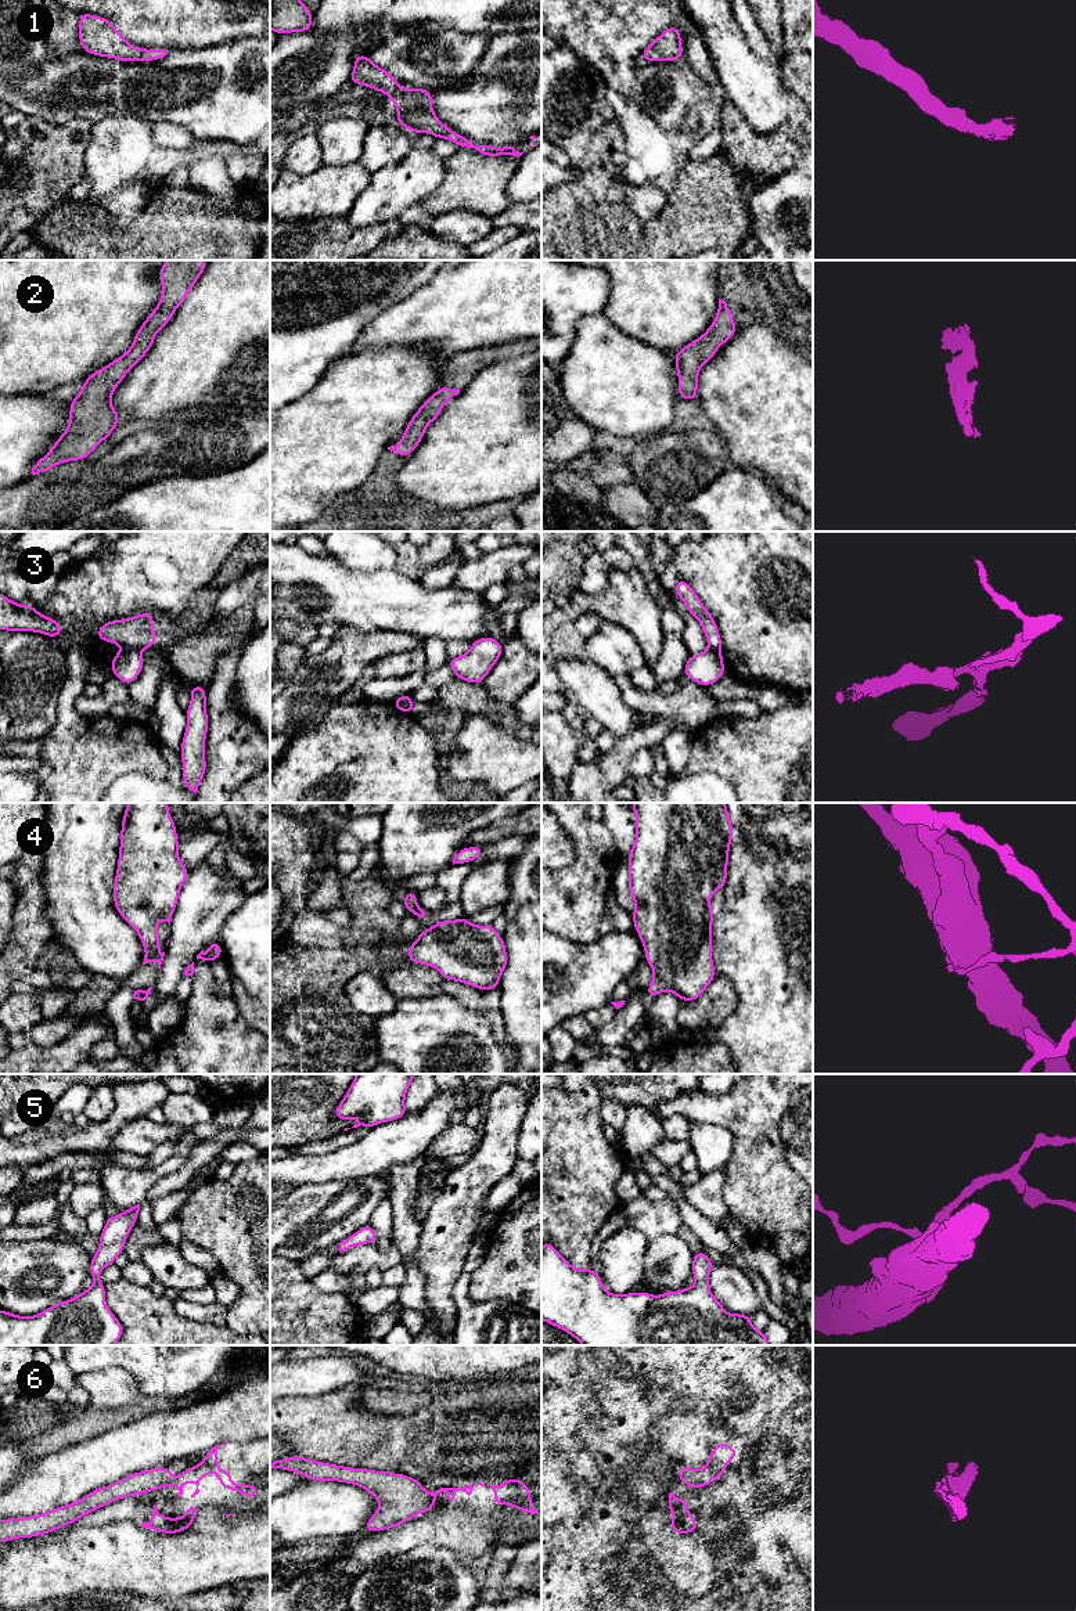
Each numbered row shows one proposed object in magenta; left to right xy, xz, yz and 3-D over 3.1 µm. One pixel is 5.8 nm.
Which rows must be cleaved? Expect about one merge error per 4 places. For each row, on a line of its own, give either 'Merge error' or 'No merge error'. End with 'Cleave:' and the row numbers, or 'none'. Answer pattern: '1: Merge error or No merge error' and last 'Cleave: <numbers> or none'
1: No merge error
2: No merge error
3: Merge error
4: Merge error
5: No merge error
6: Merge error
Cleave: 3, 4, 6

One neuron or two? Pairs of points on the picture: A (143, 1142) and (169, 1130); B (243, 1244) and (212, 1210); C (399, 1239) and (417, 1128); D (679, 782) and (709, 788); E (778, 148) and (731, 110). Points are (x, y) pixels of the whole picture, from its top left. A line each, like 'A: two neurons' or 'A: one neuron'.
A: one neuron
B: one neuron
C: two neurons
D: one neuron
E: one neuron

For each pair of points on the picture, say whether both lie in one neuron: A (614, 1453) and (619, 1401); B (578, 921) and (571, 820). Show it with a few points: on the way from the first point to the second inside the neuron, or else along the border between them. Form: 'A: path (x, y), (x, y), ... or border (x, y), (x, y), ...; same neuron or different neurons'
A: border (619, 1431), (628, 1435), (648, 1433); different neurons
B: path (578, 896), (579, 889), (585, 883), (585, 844); same neuron

